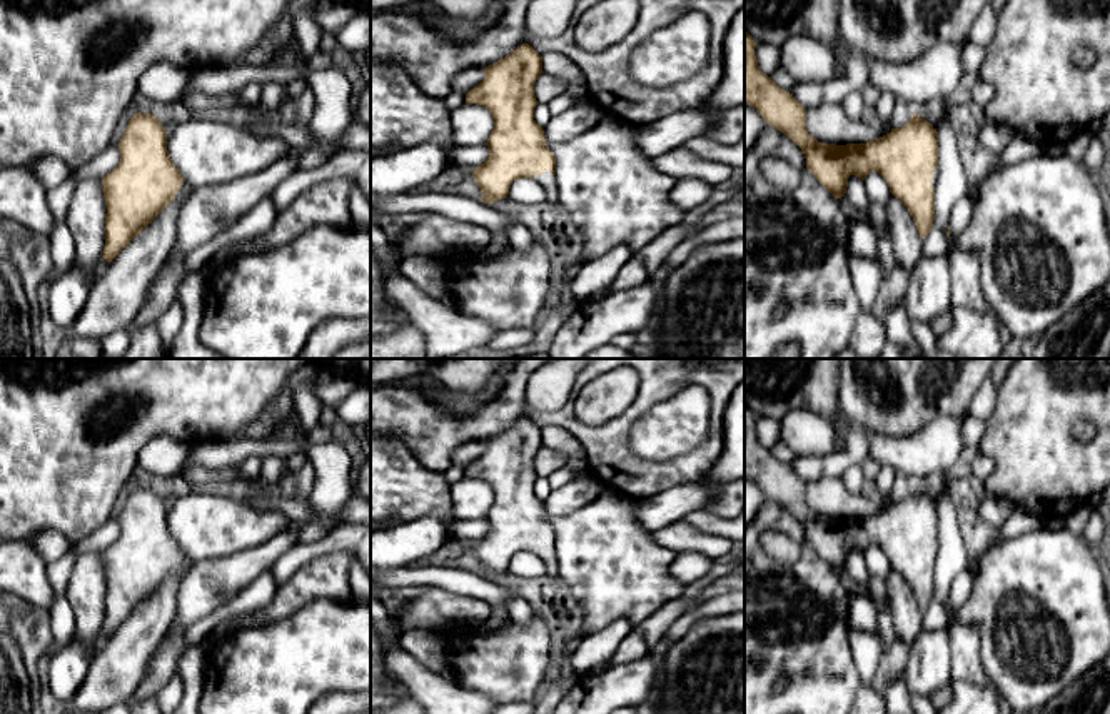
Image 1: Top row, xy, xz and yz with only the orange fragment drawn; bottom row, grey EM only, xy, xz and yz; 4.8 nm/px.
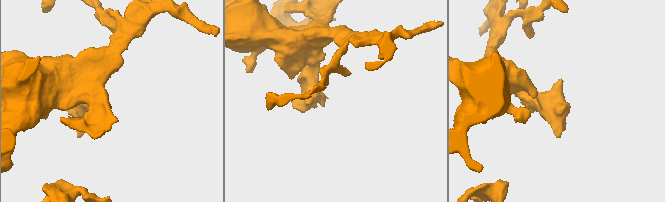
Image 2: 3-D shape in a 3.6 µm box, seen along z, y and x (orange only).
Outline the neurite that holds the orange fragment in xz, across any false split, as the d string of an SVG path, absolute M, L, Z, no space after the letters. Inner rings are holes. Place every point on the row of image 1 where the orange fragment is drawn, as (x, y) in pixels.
M522 43L486 67L484 80L466 93L466 103L486 107L494 118L486 142L489 157L472 172L484 204L506 199L517 178L537 180L546 190L546 200L559 202L556 158L546 145L542 127L534 120L539 103L534 83L541 73L542 57Z

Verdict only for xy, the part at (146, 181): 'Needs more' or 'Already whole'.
Needs more

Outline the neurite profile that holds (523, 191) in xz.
M517 178L511 184L507 197L517 204L536 205L546 200L546 190L534 178Z

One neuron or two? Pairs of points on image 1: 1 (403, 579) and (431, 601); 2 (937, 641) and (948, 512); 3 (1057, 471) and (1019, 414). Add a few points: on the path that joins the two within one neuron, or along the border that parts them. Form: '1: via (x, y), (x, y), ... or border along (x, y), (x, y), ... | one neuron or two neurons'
1: border along (413, 589), (446, 588), (456, 594) | two neurons
2: border along (948, 616), (948, 621), (938, 629), (923, 628) | two neurons
3: via (1044, 457), (1030, 442), (1030, 427) | one neuron

